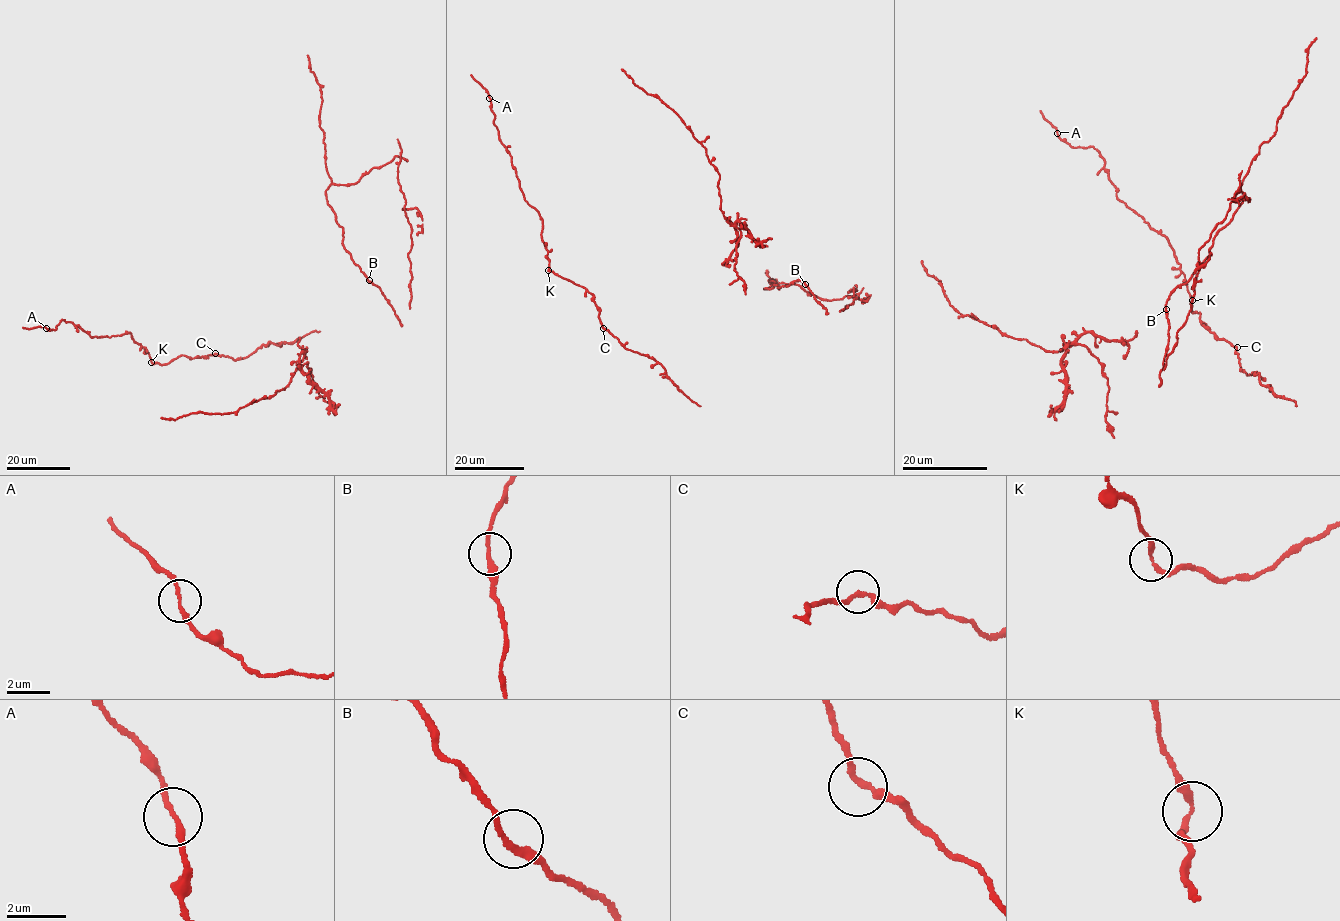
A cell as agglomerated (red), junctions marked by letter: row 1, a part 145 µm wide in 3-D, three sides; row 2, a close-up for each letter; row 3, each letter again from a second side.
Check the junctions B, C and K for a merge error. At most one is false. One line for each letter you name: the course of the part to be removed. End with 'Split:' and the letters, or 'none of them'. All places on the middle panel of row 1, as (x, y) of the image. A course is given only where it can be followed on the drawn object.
Split: none of them

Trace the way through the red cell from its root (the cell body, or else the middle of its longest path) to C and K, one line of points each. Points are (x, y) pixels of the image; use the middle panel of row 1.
C: (653, 357), (627, 350), (603, 328)
K: (653, 357), (626, 349), (603, 328), (592, 294), (547, 271)

